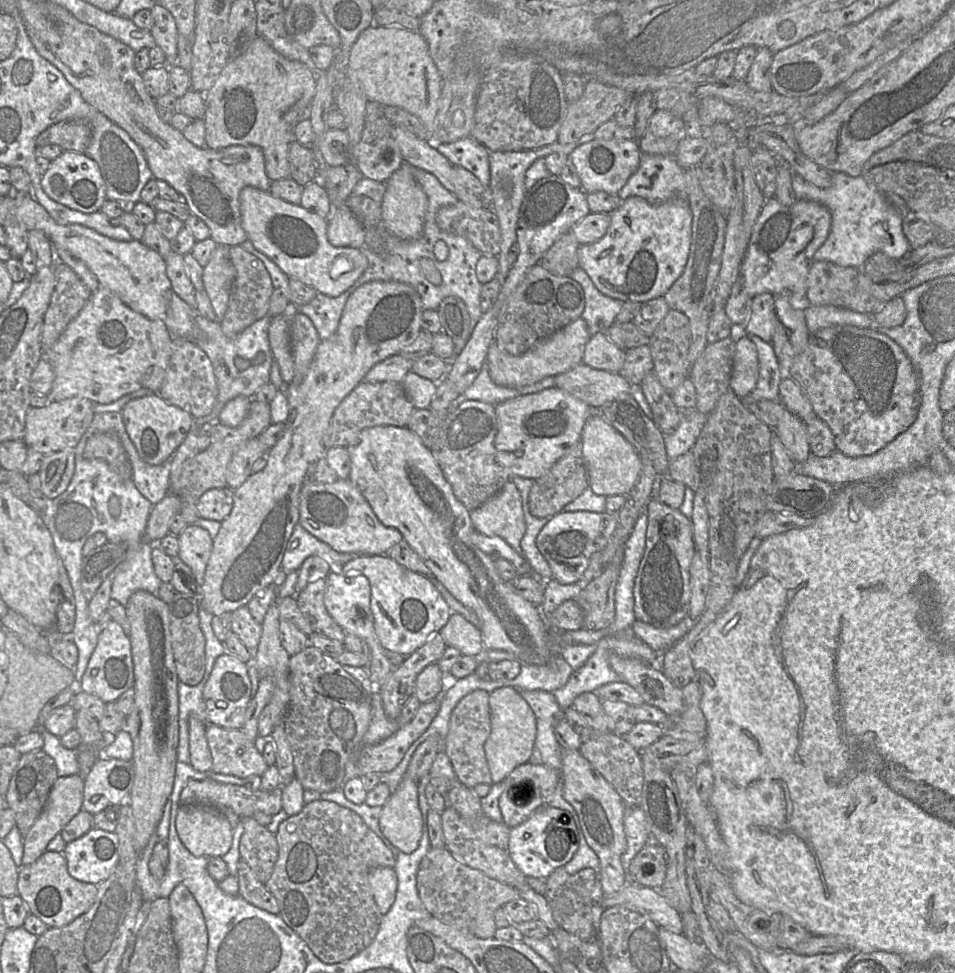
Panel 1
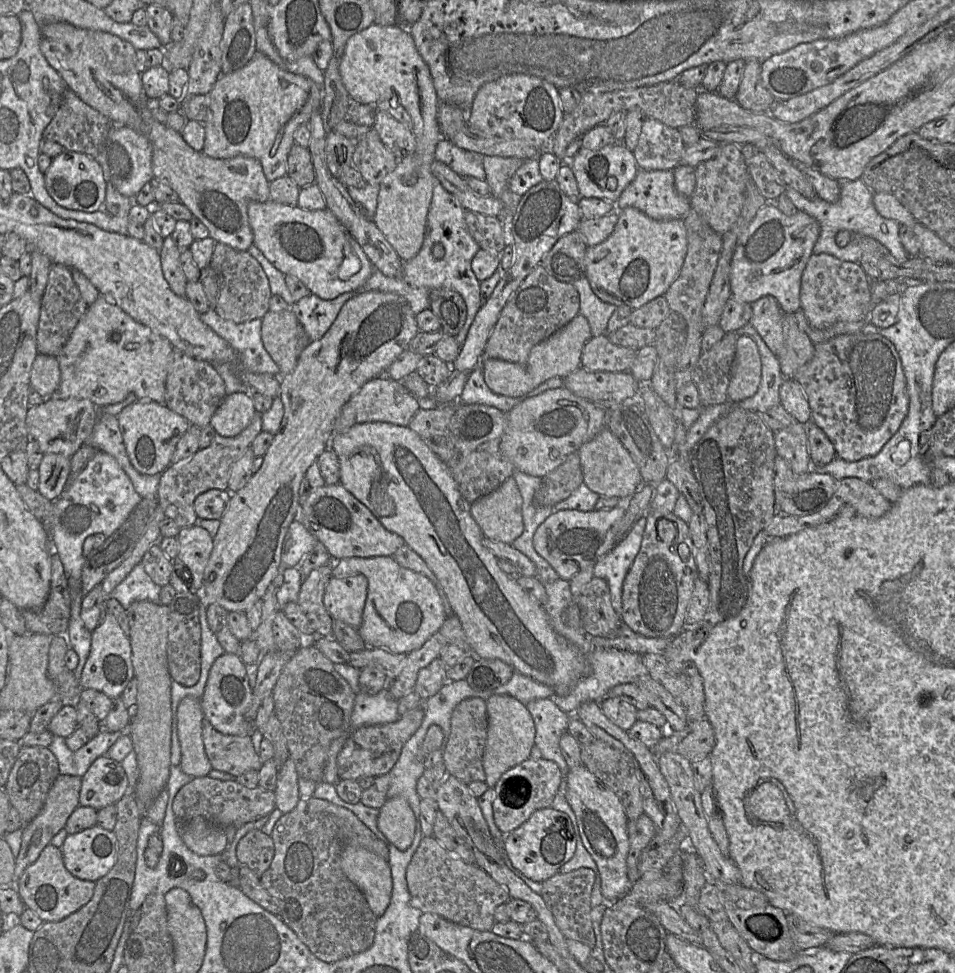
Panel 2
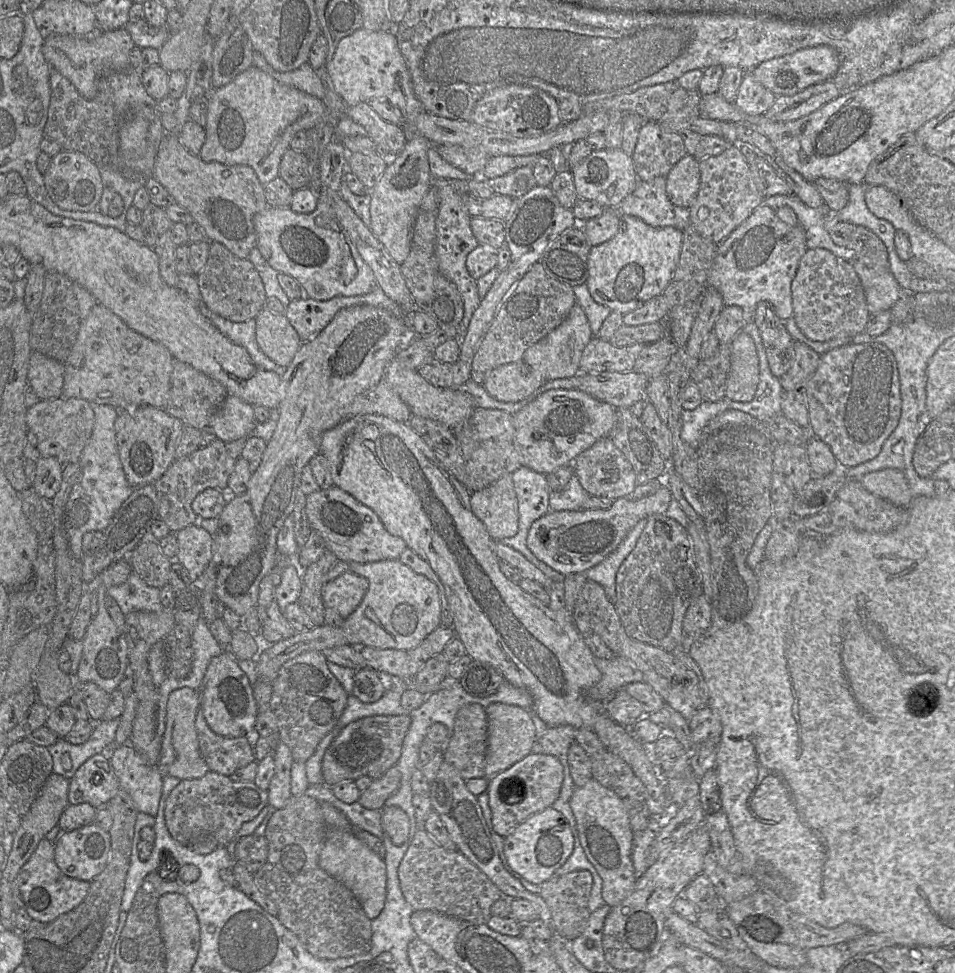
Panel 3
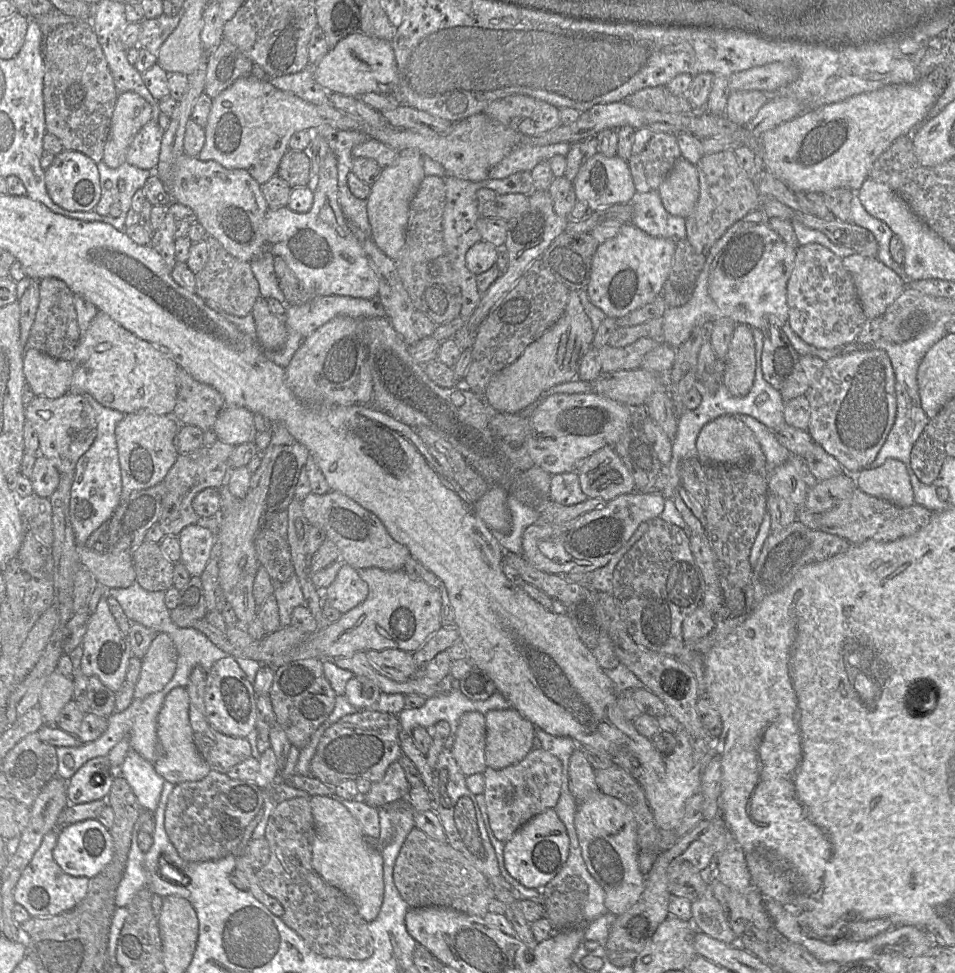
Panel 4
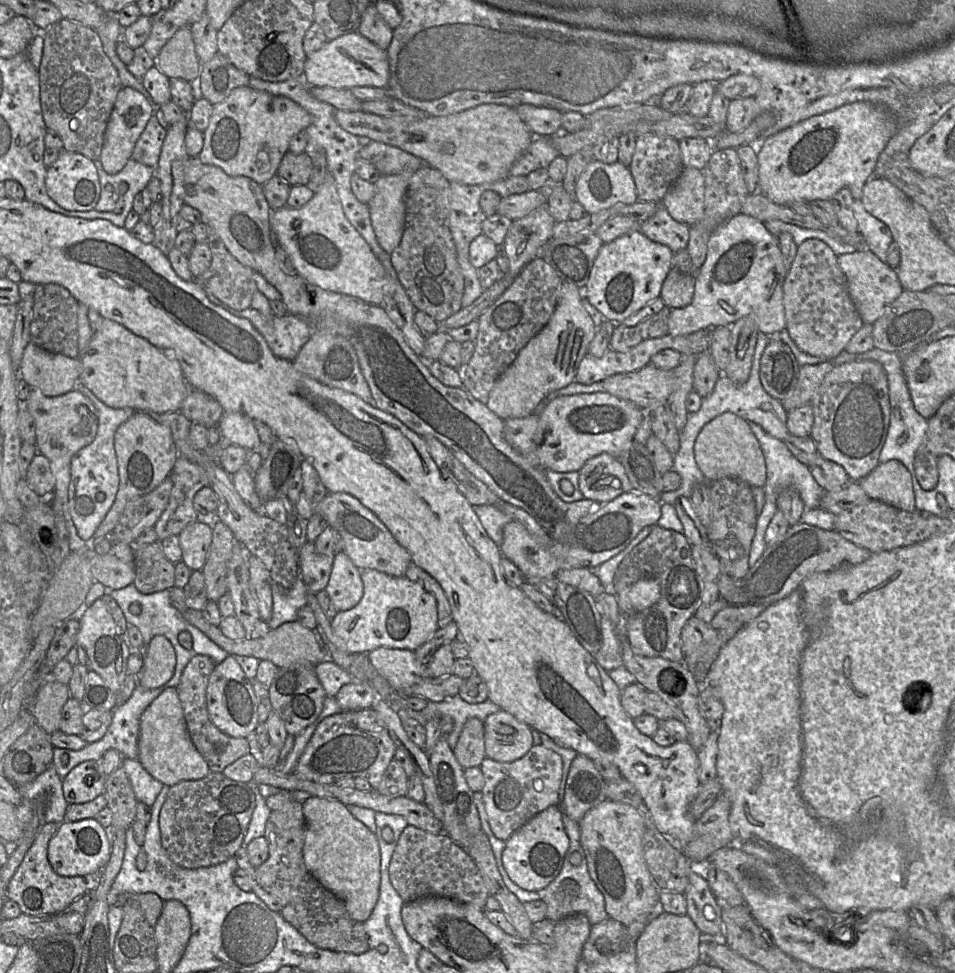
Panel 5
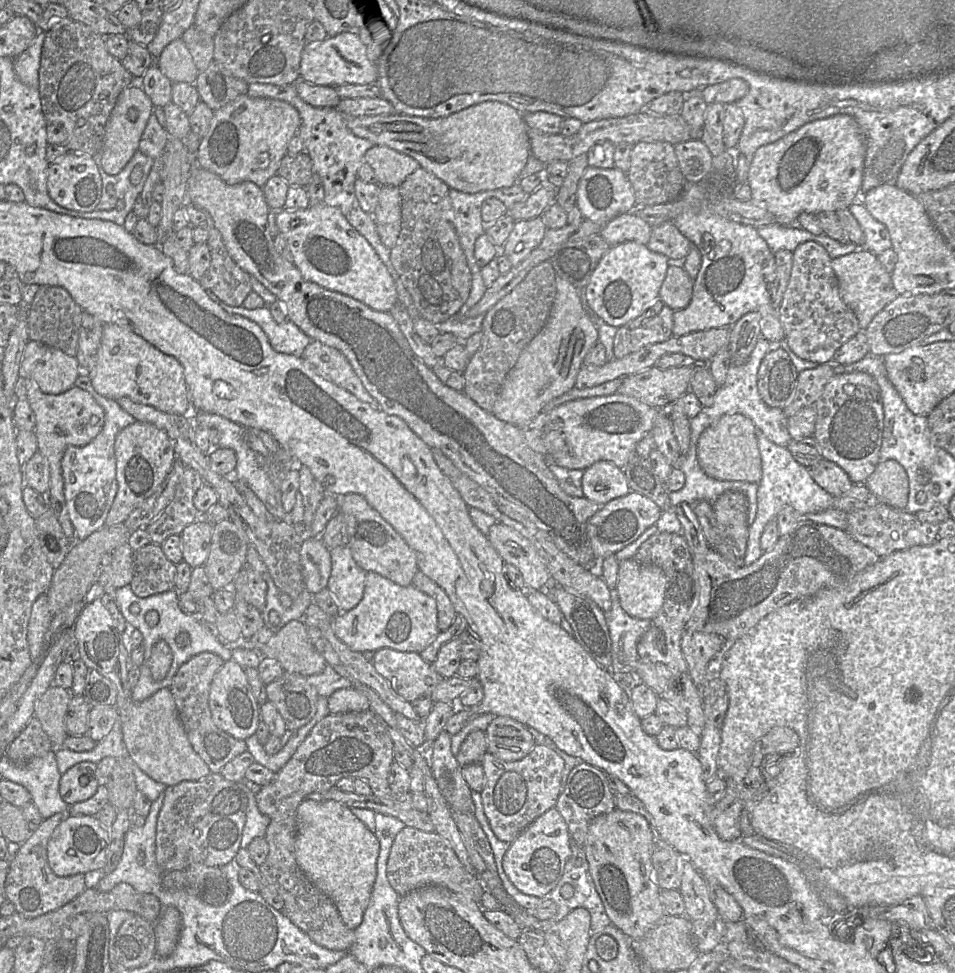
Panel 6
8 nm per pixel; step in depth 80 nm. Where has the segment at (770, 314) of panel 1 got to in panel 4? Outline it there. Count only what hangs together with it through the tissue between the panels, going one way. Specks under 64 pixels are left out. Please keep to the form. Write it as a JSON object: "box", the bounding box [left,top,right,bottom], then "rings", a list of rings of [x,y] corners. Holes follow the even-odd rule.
{"box":[760,323,800,391],"rings":[[[769,323],[760,330],[764,336],[761,357],[763,377],[773,388],[780,391],[794,373],[800,355],[781,327]]]}

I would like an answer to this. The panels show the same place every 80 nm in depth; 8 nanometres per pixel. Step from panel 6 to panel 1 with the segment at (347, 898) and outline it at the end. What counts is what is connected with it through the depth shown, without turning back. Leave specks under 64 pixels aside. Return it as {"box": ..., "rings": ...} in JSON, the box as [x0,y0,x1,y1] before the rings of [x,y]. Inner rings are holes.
{"box":[368,867,398,914],"rings":[[[392,867],[373,868],[369,871],[368,881],[381,914],[386,914],[396,896],[398,880],[395,870]]]}

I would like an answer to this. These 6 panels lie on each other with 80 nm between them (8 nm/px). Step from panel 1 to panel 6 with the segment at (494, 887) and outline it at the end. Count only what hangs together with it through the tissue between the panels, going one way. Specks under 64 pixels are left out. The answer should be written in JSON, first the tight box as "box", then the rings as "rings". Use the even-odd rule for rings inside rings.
{"box":[387,826,486,903],"rings":[[[405,826],[395,836],[387,860],[387,879],[400,895],[428,885],[445,887],[480,903],[486,891],[476,873],[468,872],[449,843],[436,832]]]}

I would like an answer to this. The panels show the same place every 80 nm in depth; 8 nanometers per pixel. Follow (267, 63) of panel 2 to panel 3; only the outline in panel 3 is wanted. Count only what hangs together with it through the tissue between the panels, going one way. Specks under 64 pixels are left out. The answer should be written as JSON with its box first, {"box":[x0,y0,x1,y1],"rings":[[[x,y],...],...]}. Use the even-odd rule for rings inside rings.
{"box":[199,66,323,184],"rings":[[[251,66],[237,75],[230,83],[209,94],[209,106],[205,125],[206,138],[199,157],[205,162],[220,162],[224,165],[247,165],[256,173],[261,184],[279,176],[282,156],[290,147],[294,135],[300,131],[312,131],[323,120],[323,99],[309,95],[293,86],[279,82],[270,74]]]}

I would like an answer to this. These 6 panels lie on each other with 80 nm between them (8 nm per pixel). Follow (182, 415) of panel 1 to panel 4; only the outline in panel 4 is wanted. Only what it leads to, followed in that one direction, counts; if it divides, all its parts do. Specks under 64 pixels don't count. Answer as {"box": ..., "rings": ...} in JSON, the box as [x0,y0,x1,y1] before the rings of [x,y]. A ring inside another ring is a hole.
{"box":[115,412,181,501],"rings":[[[148,412],[126,414],[117,424],[115,435],[121,468],[121,501],[134,491],[162,483],[178,456],[176,436],[181,424],[171,415]]]}

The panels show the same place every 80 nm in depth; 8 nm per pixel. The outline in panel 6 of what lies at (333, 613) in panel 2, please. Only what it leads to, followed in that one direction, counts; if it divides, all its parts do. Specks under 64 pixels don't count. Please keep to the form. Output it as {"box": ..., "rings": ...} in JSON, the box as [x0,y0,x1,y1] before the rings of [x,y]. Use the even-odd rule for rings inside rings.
{"box":[327,545,366,612],"rings":[[[348,545],[330,549],[331,574],[327,588],[338,609],[346,612],[362,599],[366,573],[353,559]]]}

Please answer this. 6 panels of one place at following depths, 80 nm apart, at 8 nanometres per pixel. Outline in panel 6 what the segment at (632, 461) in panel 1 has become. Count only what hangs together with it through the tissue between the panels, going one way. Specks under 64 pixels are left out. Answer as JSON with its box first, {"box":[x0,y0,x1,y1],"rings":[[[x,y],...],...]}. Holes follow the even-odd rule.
{"box":[582,461,631,506],"rings":[[[597,461],[584,470],[582,477],[584,497],[601,506],[631,490],[621,468],[609,461]]]}

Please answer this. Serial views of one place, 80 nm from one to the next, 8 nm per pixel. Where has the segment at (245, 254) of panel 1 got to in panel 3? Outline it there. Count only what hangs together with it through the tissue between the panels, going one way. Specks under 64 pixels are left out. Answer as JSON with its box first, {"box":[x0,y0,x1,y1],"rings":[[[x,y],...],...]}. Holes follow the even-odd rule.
{"box":[196,241,267,322],"rings":[[[209,241],[210,249],[204,268],[196,275],[202,302],[215,314],[232,322],[244,322],[255,318],[266,306],[267,296],[262,279],[249,259],[242,259],[217,241]]]}

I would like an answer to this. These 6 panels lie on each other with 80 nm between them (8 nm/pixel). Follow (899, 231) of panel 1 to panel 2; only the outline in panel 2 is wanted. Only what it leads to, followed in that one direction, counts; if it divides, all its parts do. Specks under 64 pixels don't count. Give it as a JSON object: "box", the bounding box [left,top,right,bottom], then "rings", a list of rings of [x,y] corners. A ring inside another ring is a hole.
{"box":[785,178,909,263],"rings":[[[862,178],[839,182],[841,187],[840,198],[835,203],[829,203],[819,197],[807,199],[793,188],[786,188],[785,194],[797,210],[813,217],[820,226],[819,238],[813,247],[812,255],[826,253],[842,261],[859,263],[862,251],[856,243],[856,240],[852,240],[845,247],[839,247],[835,242],[835,237],[839,231],[848,230],[852,233],[874,238],[884,245],[896,260],[900,262],[907,261],[909,255],[905,251],[899,238],[900,224],[895,220],[882,217],[877,212],[873,204],[874,191],[863,183]]]}

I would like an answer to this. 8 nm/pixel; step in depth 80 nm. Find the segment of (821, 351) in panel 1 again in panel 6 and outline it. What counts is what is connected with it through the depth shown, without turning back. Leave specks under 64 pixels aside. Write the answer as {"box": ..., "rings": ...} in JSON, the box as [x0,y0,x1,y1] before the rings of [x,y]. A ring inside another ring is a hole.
{"box":[813,372,884,484],"rings":[[[864,372],[834,374],[814,408],[813,438],[822,458],[837,464],[854,484],[864,484],[880,462],[884,411],[876,380]]]}

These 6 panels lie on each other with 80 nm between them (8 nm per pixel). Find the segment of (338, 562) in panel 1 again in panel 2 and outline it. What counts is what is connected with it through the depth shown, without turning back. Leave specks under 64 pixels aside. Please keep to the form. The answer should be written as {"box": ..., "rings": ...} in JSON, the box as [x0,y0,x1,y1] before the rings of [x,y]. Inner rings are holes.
{"box":[281,519,318,567],"rings":[[[299,519],[289,525],[285,535],[281,563],[284,567],[299,567],[299,564],[308,552],[316,545],[318,540],[311,534]]]}

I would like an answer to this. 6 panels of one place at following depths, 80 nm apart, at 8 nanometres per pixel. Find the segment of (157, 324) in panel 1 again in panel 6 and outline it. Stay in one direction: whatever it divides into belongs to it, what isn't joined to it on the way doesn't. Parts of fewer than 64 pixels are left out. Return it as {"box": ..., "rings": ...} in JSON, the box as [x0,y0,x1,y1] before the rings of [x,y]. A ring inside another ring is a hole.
{"box":[88,324,191,416],"rings":[[[103,324],[96,362],[88,376],[95,391],[106,398],[117,401],[119,398],[127,397],[134,402],[153,406],[162,412],[176,415],[189,416],[191,411],[183,367],[178,360],[161,352],[127,326]]]}

